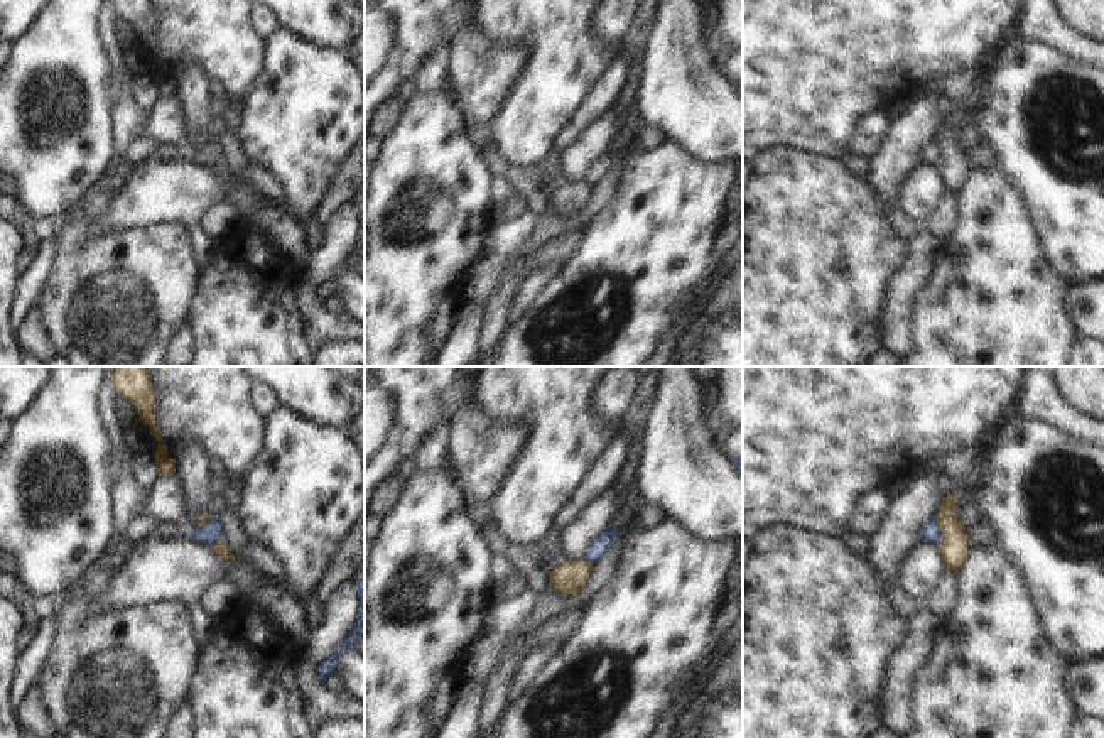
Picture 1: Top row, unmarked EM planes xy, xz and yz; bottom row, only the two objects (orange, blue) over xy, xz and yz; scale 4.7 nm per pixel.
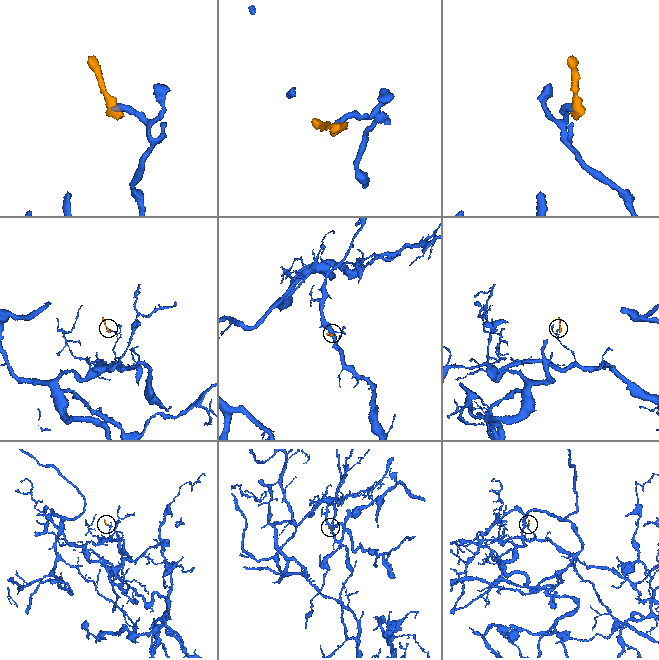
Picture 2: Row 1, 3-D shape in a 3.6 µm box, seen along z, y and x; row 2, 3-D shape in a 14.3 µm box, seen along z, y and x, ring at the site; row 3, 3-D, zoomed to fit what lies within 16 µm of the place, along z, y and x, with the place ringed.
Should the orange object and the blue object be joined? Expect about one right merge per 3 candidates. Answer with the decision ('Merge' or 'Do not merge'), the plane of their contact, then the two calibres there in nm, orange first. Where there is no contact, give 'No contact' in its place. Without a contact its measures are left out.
Do not merge. Touches orange in yz. Thickness 140 nm (orange) against 100 nm.

